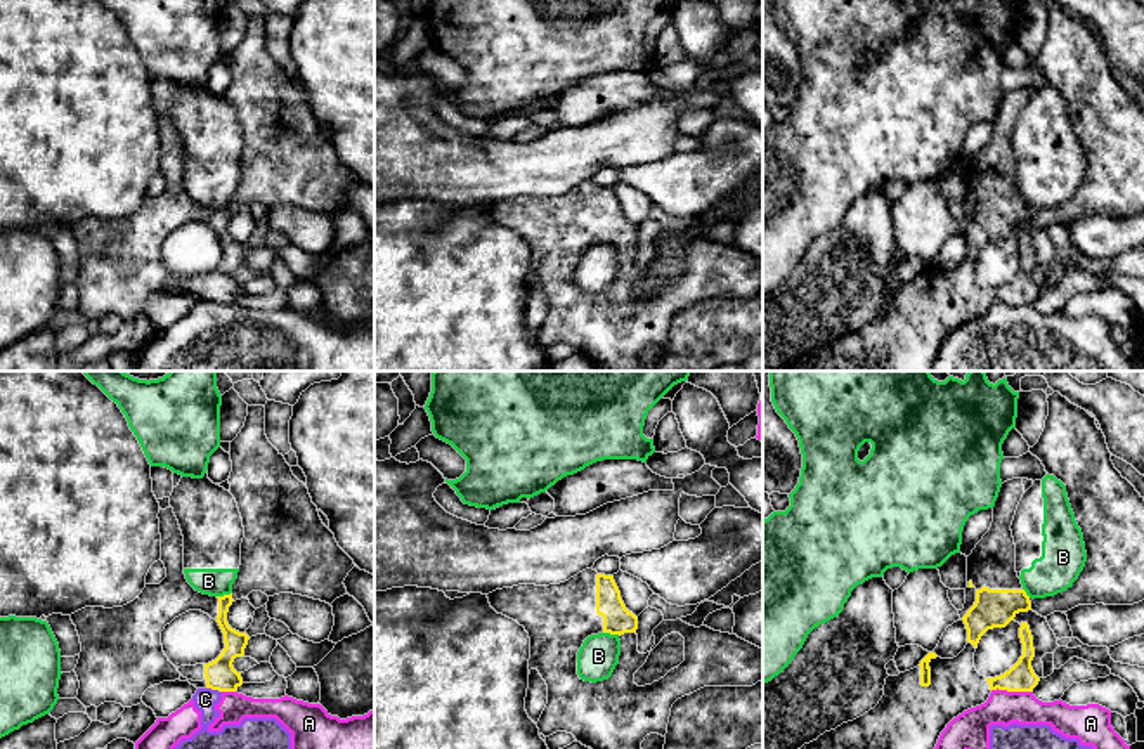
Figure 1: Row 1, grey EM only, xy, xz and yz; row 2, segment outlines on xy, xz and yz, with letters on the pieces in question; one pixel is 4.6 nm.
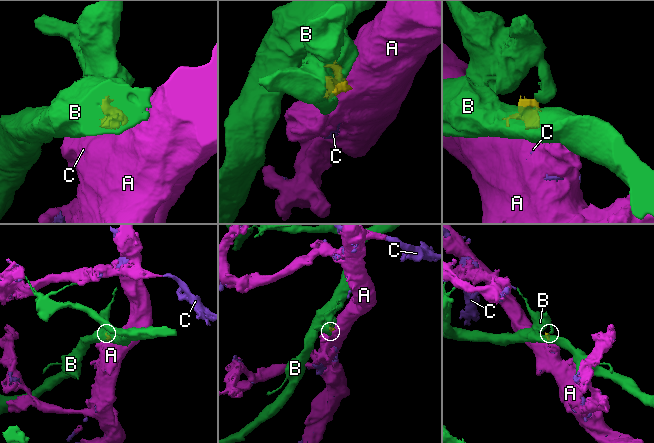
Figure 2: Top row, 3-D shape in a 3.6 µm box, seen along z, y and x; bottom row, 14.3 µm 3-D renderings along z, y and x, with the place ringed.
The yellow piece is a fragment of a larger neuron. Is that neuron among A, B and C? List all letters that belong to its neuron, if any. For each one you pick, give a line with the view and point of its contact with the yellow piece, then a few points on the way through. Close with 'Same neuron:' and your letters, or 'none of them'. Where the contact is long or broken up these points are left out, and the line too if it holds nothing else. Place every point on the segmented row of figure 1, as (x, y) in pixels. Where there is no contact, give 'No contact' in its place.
Same neuron: none of them

